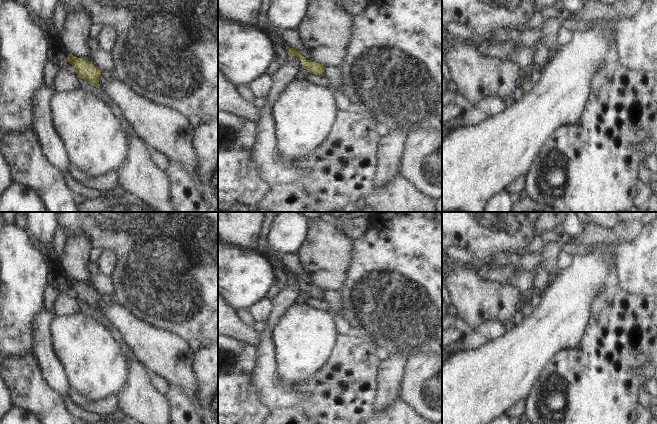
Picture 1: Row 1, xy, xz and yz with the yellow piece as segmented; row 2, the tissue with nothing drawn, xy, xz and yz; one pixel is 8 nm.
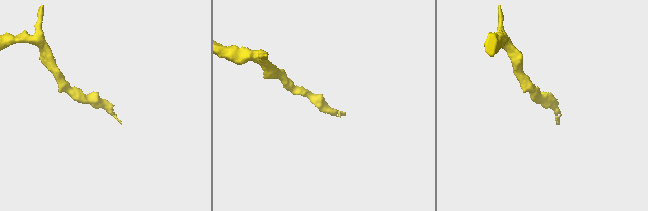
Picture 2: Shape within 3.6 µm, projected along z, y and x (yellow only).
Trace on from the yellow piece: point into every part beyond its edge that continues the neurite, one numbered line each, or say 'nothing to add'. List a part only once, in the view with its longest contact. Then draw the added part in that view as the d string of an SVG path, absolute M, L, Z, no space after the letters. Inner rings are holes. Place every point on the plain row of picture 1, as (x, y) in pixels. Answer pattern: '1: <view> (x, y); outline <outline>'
1: yz (527, 309); outline M529 303L520 310L525 316L527 316L532 311L532 305Z

